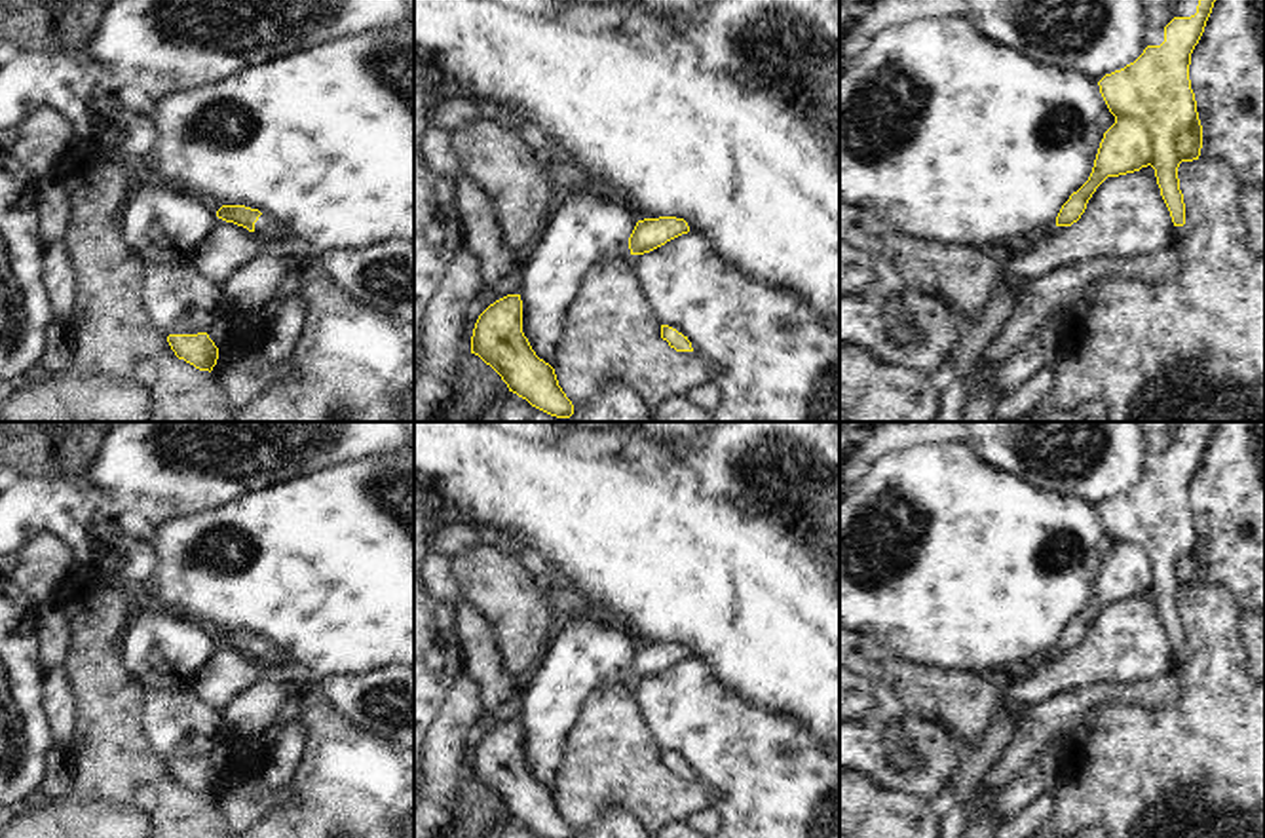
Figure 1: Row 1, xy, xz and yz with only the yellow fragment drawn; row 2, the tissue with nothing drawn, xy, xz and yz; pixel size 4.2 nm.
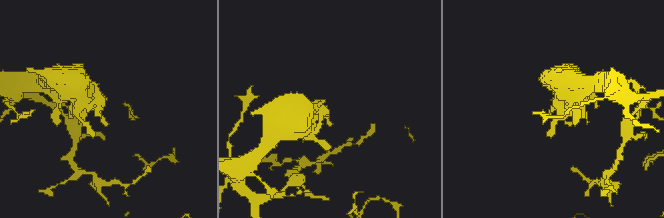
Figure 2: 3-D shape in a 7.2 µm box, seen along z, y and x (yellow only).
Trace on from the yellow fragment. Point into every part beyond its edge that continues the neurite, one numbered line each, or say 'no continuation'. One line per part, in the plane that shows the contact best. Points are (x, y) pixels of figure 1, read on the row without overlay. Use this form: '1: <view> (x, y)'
1: xy (270, 658)

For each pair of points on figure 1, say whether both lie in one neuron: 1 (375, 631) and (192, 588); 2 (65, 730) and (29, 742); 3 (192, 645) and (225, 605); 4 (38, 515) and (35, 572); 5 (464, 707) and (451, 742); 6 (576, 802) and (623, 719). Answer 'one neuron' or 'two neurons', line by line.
1: one neuron
2: two neurons
3: two neurons
4: two neurons
5: one neuron
6: one neuron

